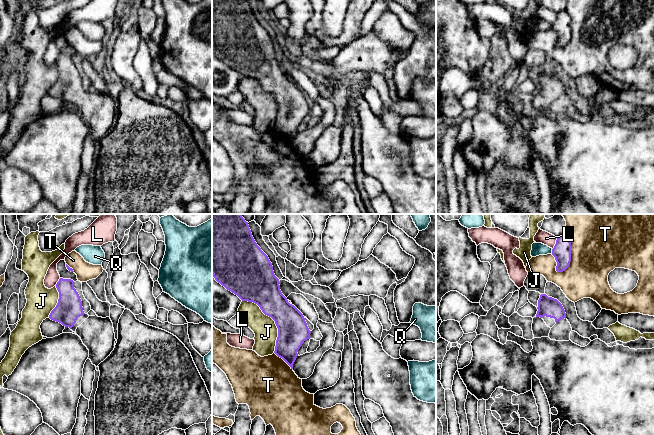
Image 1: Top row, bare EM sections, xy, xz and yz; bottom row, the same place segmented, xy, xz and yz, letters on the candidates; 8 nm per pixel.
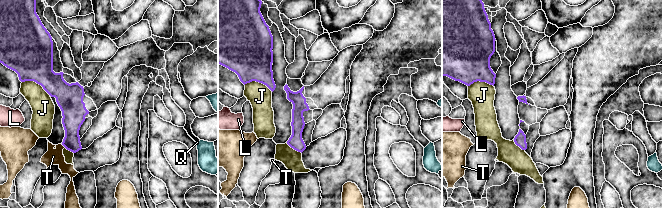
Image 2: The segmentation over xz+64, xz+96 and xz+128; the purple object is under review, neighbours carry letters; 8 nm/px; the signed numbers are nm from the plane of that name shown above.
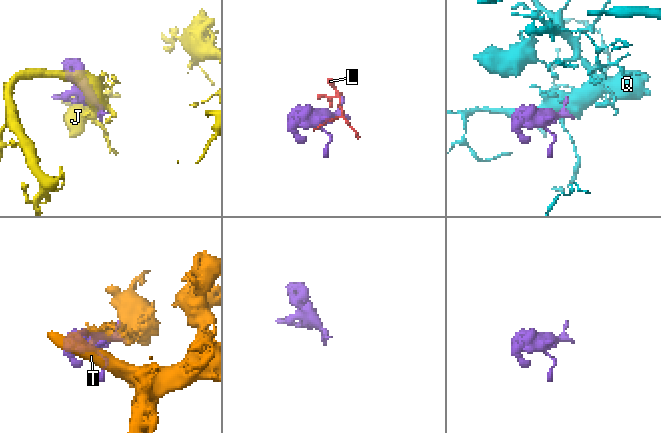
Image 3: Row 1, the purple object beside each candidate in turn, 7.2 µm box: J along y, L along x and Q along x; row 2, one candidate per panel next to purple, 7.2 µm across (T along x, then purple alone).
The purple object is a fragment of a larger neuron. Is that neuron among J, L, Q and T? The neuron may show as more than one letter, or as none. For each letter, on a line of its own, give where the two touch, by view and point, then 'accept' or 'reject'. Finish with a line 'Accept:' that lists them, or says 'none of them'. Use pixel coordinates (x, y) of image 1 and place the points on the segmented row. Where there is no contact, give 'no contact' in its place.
J: xz (273, 319) | reject
L: yz (556, 243) | reject
Q: yz (552, 251) | reject
T: yz (570, 256) | reject
Accept: none of them

